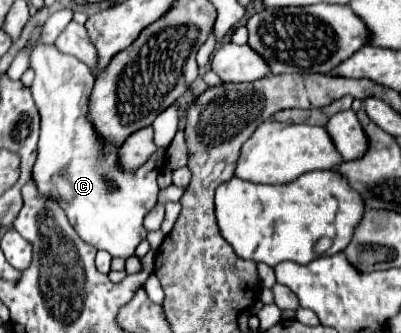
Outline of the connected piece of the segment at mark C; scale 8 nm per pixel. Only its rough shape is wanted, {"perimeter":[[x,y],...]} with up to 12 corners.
{"perimeter":[[54,45],[30,67],[34,183],[76,233],[130,257],[166,149],[120,165],[90,127],[92,71]]}

